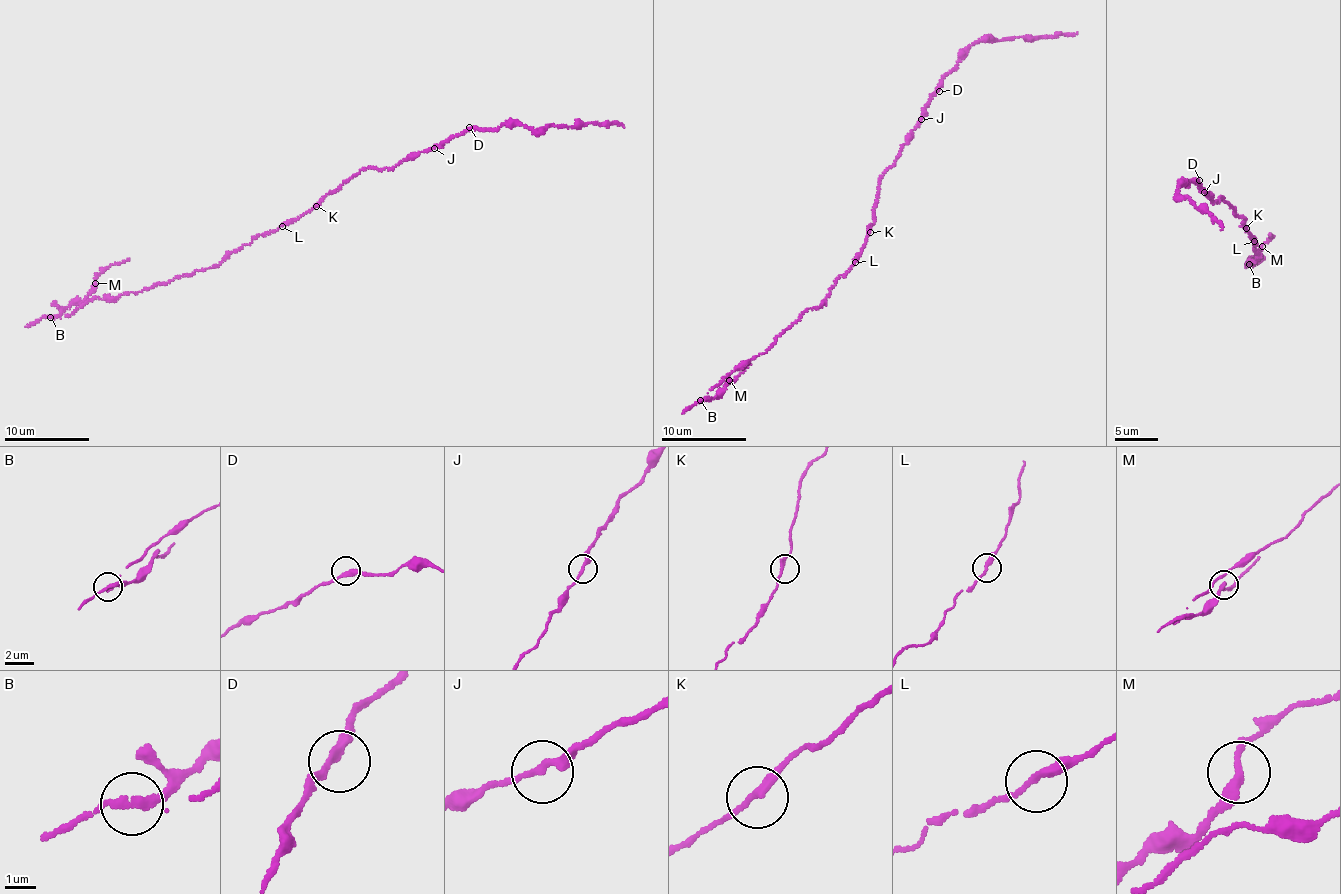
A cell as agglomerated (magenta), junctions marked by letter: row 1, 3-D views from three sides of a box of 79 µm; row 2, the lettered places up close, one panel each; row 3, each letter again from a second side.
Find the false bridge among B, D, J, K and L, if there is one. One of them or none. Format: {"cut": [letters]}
{"cut": ["B"]}

